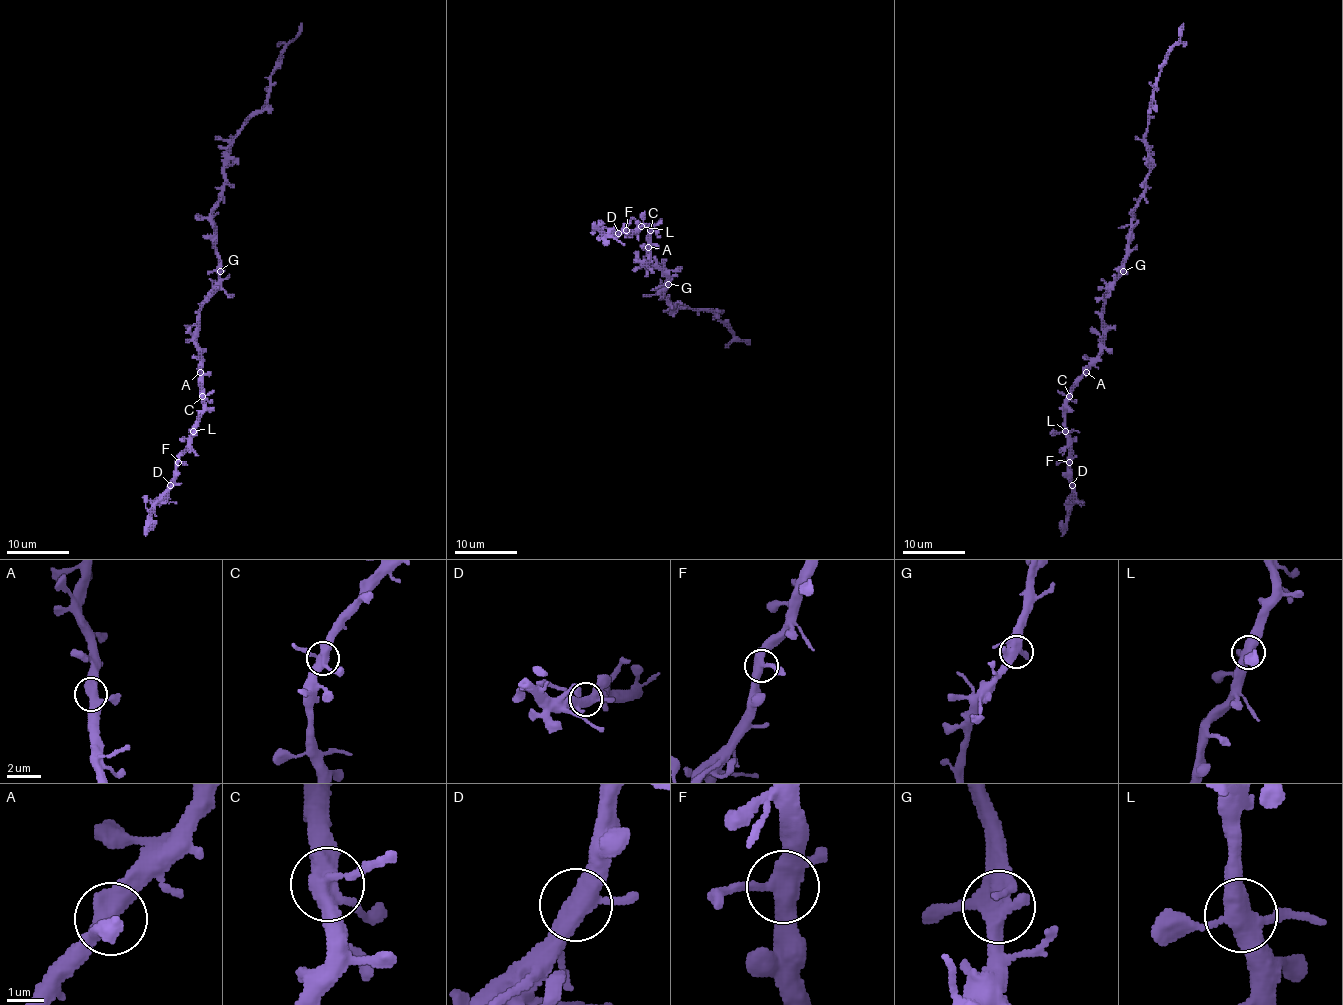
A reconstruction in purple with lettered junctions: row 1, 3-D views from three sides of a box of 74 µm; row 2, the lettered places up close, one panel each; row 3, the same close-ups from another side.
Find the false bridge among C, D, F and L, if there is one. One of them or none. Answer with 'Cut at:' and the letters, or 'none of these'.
Cut at: none of these

